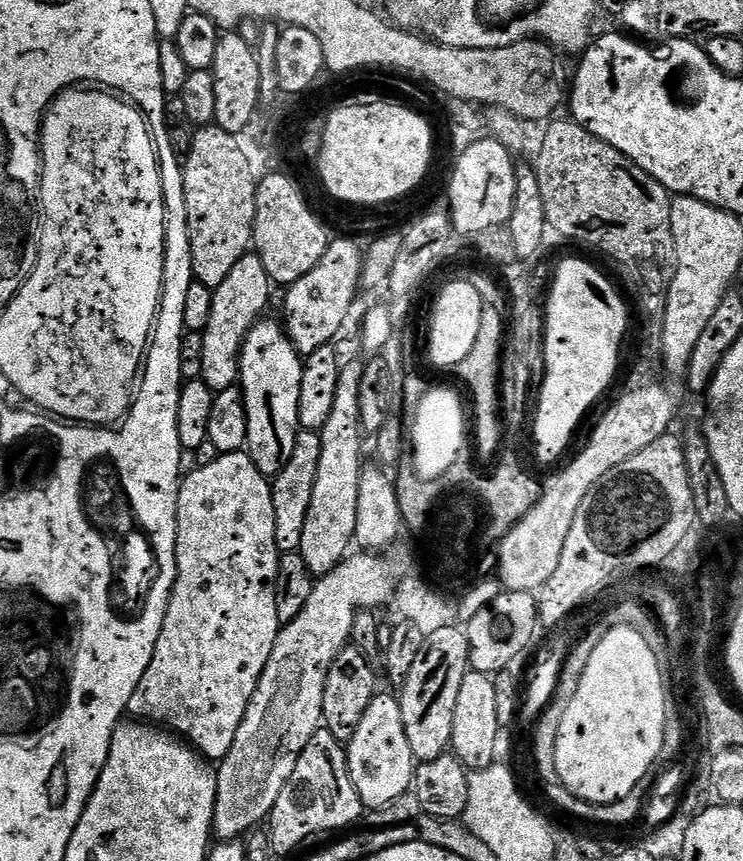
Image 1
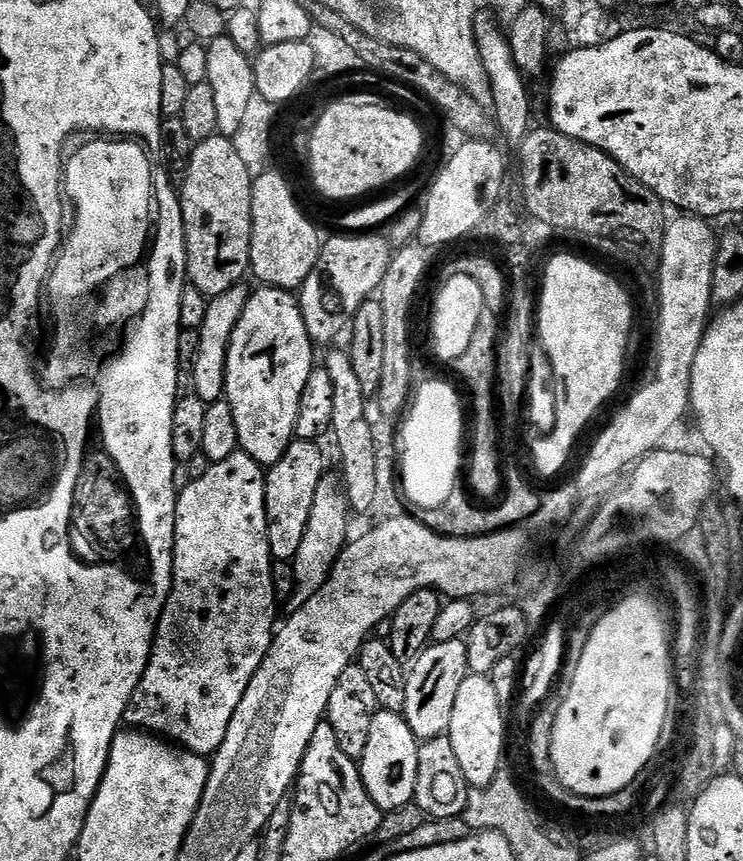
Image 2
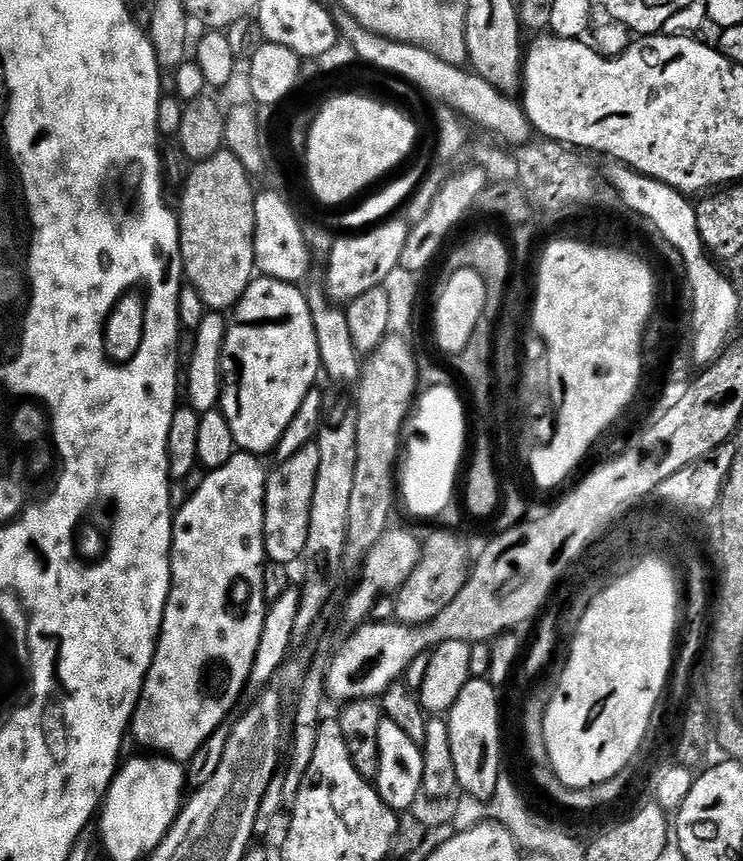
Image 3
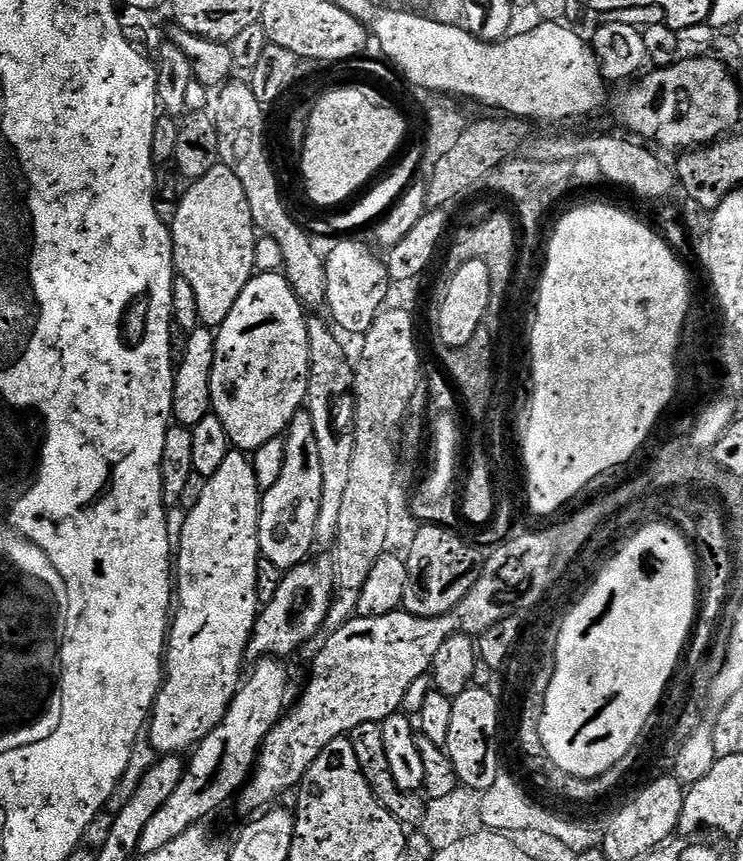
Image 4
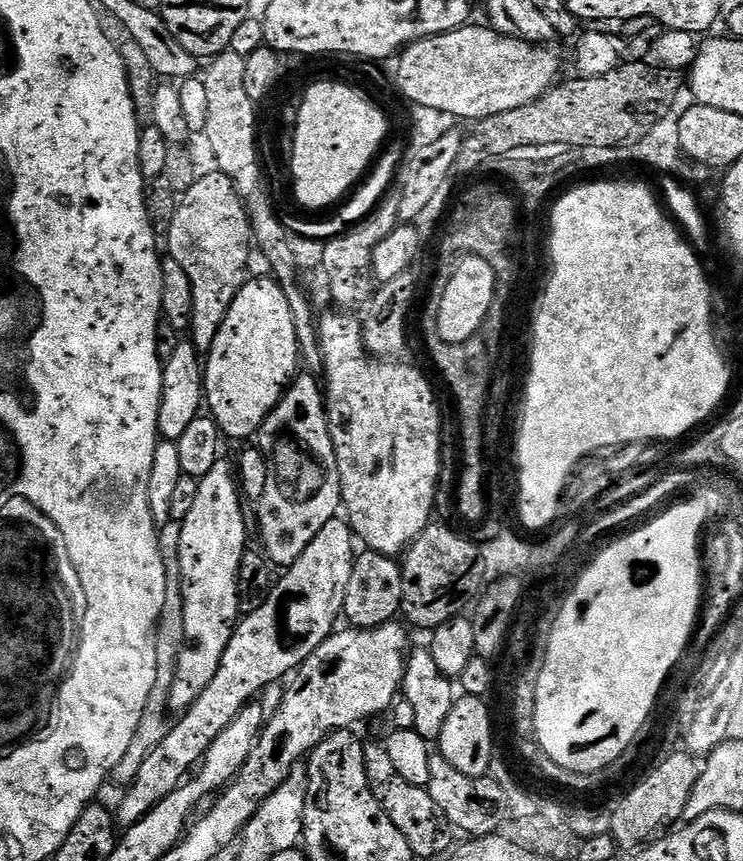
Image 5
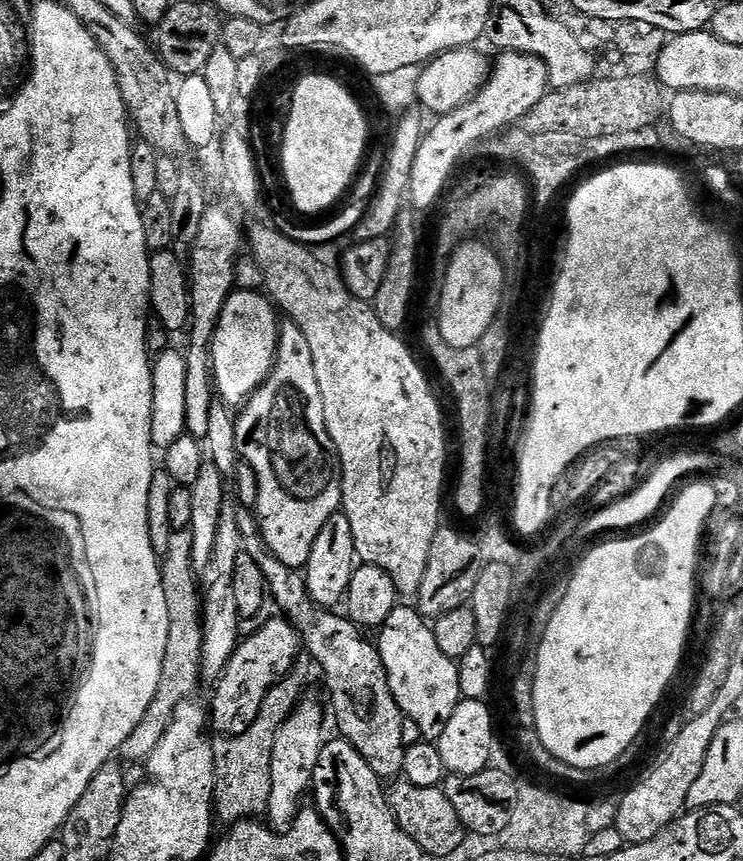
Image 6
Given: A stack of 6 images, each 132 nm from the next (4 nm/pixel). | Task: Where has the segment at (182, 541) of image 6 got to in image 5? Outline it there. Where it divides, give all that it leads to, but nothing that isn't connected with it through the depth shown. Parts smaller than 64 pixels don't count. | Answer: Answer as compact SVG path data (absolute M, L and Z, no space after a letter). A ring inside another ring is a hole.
M168 522L159 529L157 540L159 552L162 554L163 565L166 566L166 599L163 602L162 614L157 624L155 635L155 684L146 700L146 708L135 731L134 739L130 742L129 750L123 755L122 762L111 772L109 781L127 789L142 768L143 762L150 756L155 747L162 744L162 740L169 733L172 722L169 709L170 688L176 681L177 660L184 648L185 642L185 602L182 598L182 568L179 561L179 539L181 538L181 522Z

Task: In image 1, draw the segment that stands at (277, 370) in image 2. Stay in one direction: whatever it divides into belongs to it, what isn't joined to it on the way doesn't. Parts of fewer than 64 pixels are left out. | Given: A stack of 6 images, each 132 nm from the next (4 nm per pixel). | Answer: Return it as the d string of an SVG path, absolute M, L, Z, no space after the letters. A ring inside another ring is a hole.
M269 318L261 319L250 331L248 337L244 339L244 349L240 351L240 375L238 377L238 387L240 393L244 395L244 405L246 406L246 430L248 431L248 442L246 451L248 457L254 462L254 466L258 466L258 470L264 476L274 478L282 470L282 466L286 466L286 462L290 462L290 454L294 454L294 438L296 433L301 431L300 419L298 418L298 394L302 394L302 370L304 369L304 360L302 359L296 347L292 344L292 339L288 337L287 331L283 327L280 328L274 321Z

